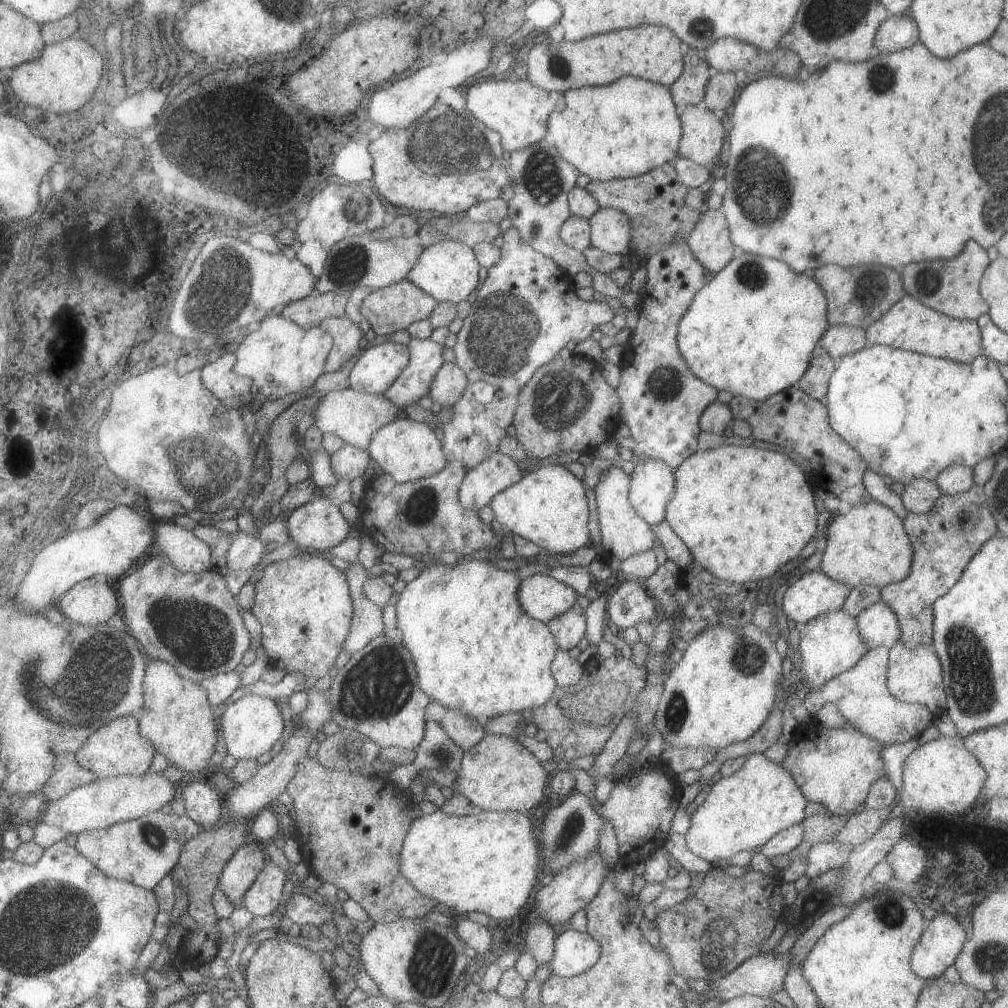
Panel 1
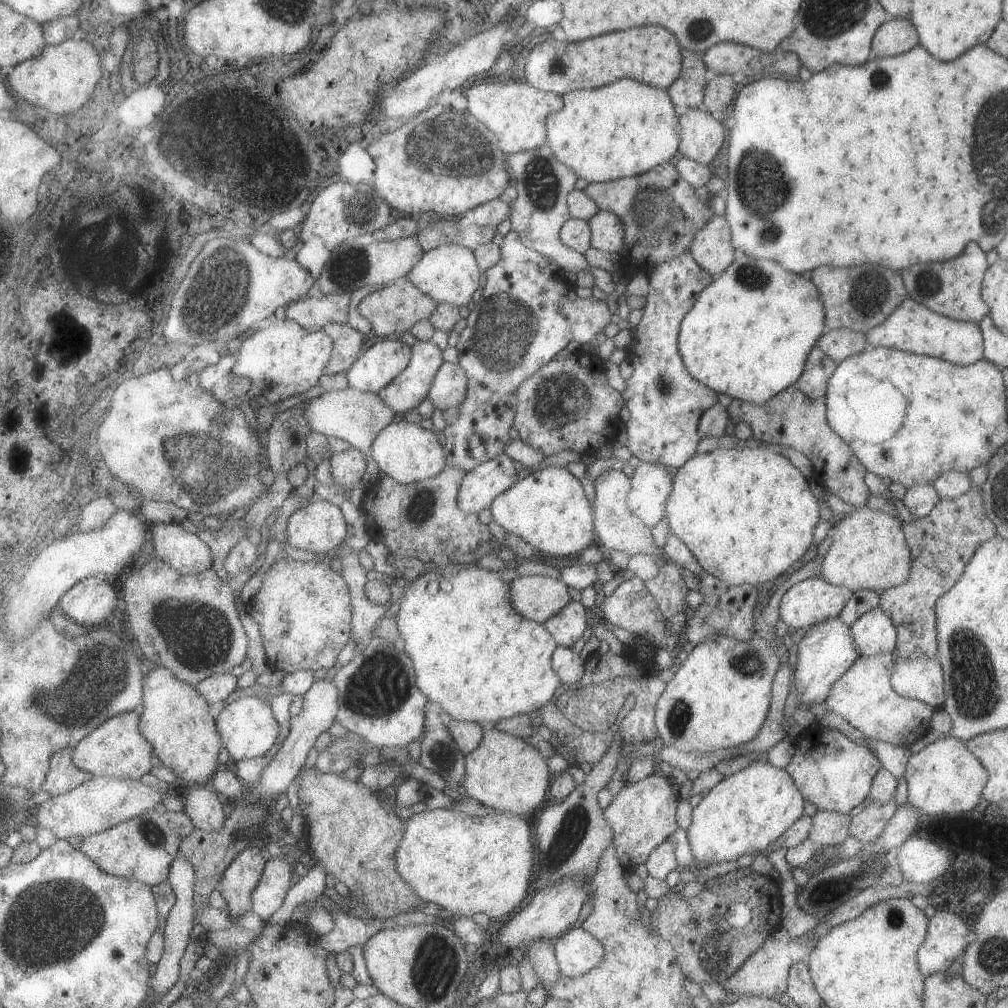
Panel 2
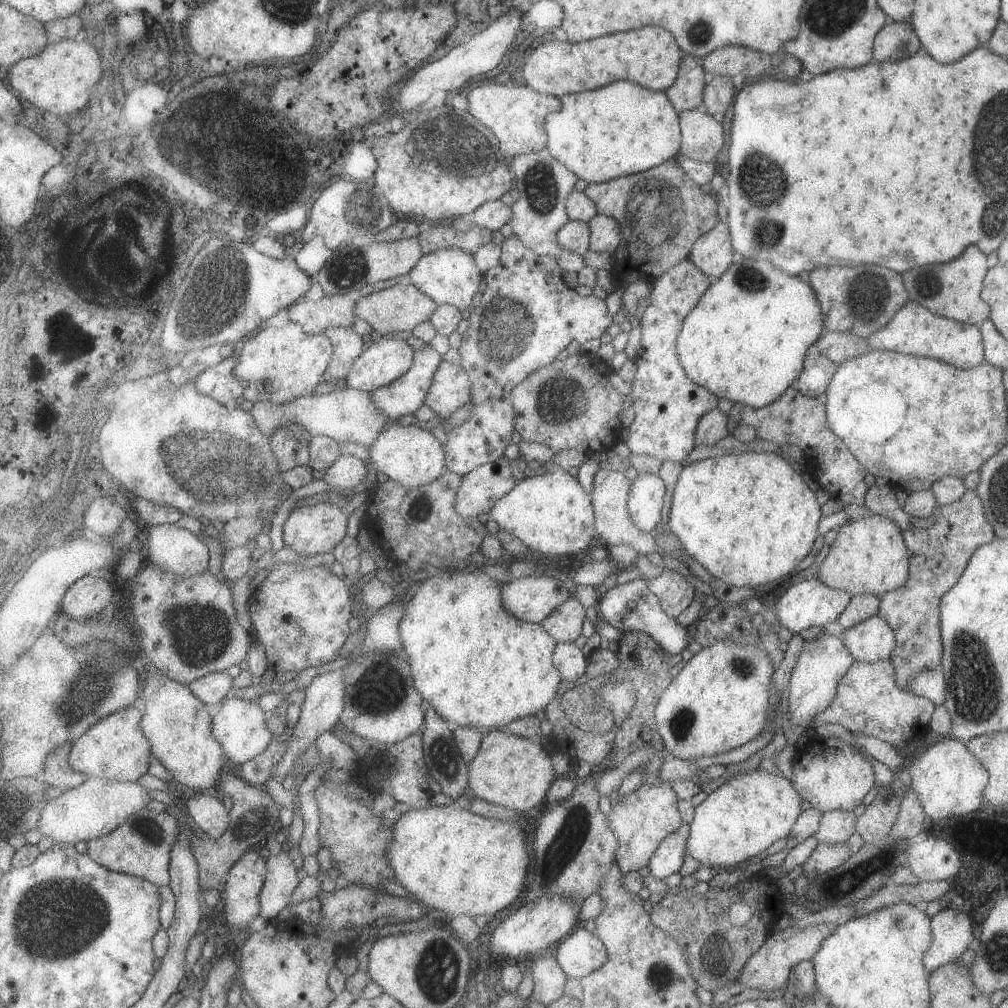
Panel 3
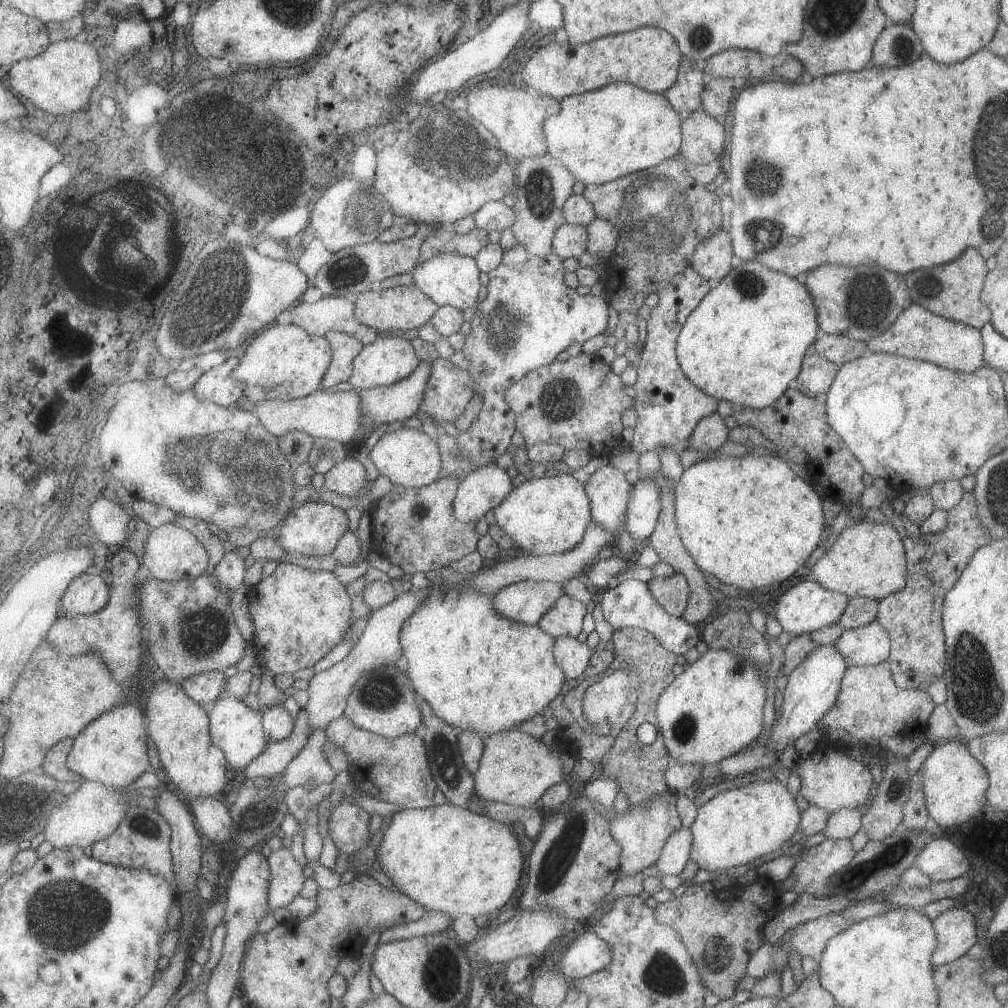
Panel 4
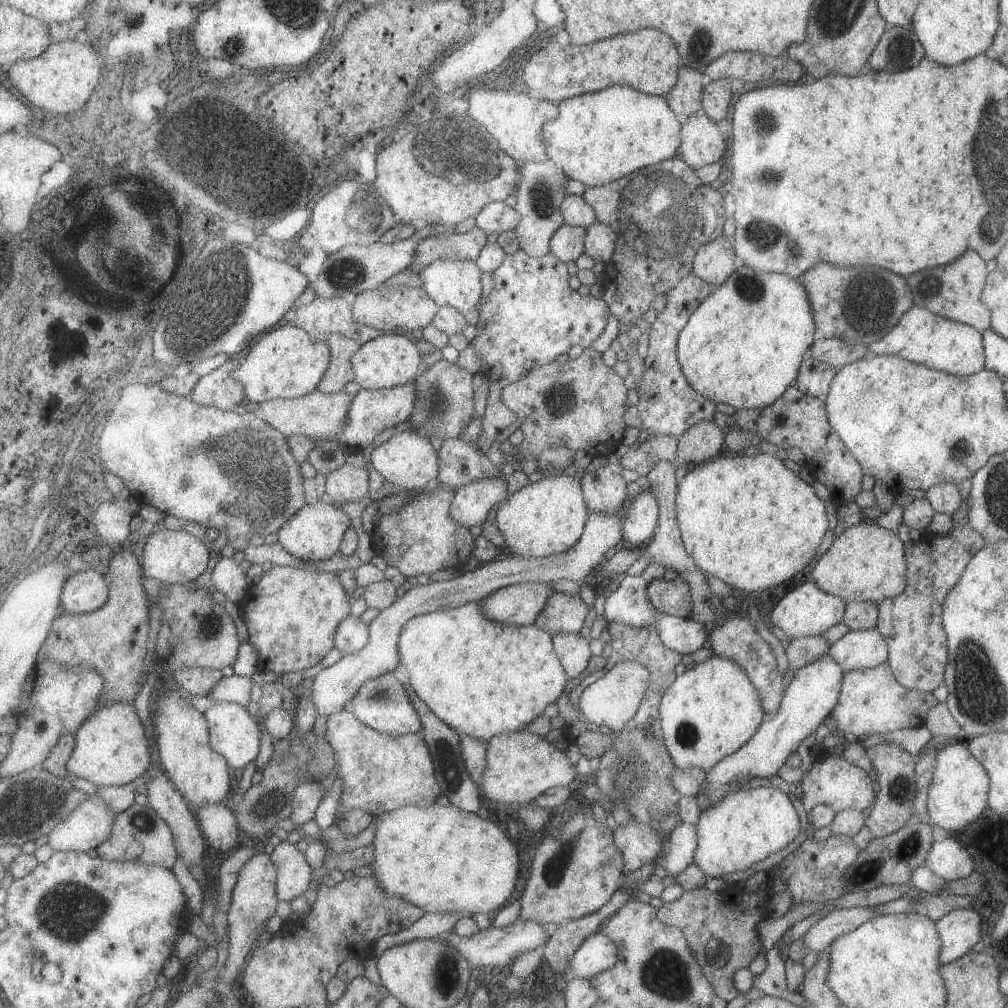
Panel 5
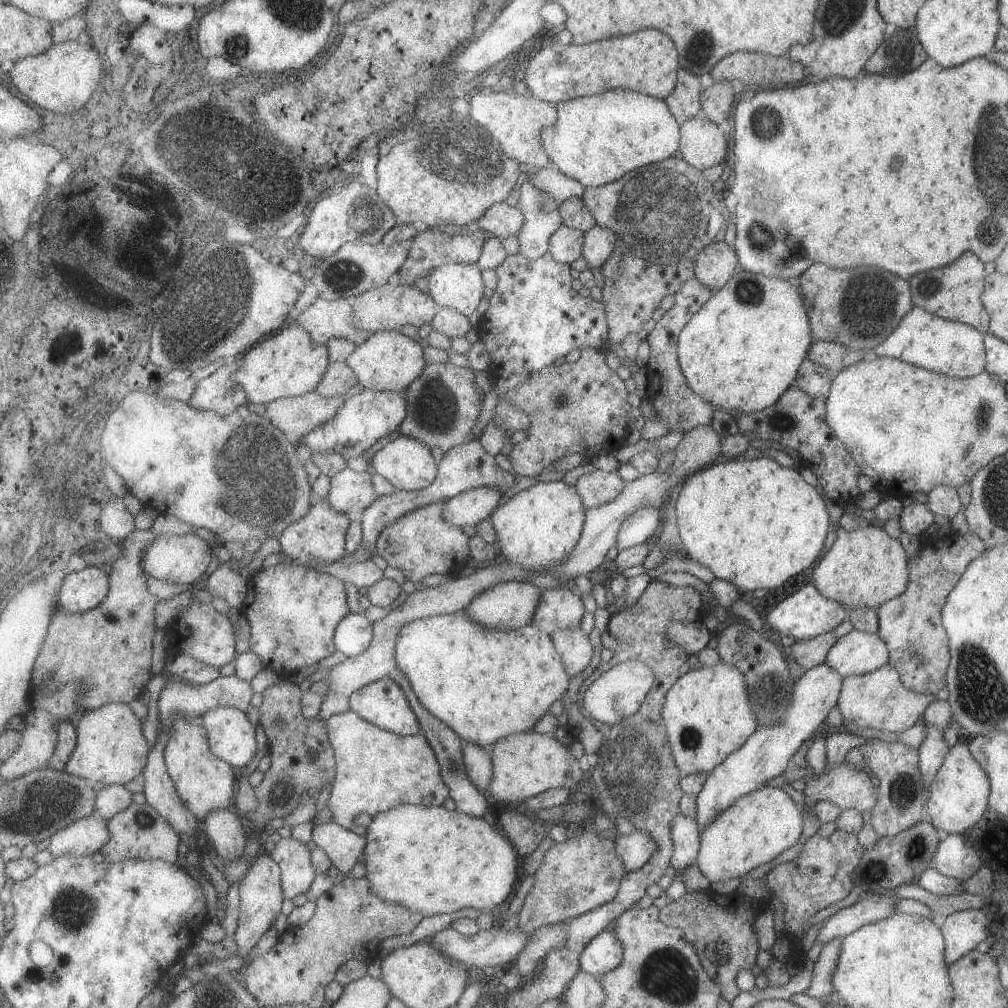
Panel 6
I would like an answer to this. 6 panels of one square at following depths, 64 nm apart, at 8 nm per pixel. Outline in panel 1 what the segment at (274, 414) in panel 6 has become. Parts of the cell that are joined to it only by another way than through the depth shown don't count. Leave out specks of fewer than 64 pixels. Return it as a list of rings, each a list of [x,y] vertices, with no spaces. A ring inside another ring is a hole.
[[[349,386],[347,389],[331,391],[323,396],[314,412],[314,425],[325,434],[337,435],[340,440],[369,451],[379,430],[402,414],[403,411],[384,394],[364,393]]]

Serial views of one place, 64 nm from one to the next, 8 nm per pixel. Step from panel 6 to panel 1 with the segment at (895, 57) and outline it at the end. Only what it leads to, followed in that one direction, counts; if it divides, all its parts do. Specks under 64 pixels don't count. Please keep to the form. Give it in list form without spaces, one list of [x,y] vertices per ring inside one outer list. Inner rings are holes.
[[[908,13],[890,15],[877,27],[874,47],[879,53],[892,53],[913,46],[917,42],[918,28]]]

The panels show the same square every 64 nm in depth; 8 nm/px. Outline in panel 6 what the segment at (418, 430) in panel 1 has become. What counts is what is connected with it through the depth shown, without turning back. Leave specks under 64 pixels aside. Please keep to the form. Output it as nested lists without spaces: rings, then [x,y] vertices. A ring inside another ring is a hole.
[[[400,435],[377,451],[373,458],[373,466],[396,490],[404,491],[418,491],[430,487],[436,481],[440,469],[431,454],[430,446],[405,435]]]

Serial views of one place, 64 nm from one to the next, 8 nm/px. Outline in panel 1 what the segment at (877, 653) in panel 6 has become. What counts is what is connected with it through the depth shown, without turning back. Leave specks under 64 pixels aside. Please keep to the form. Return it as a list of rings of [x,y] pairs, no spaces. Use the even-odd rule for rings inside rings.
[[[881,601],[863,609],[854,619],[858,637],[867,650],[881,645],[890,649],[900,638],[893,611]]]

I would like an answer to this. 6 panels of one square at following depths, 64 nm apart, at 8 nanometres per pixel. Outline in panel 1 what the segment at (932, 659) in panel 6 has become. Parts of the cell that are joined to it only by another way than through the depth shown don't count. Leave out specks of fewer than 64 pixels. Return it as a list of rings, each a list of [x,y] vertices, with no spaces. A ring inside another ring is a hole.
[[[971,485],[965,492],[954,495],[940,494],[931,510],[923,514],[907,513],[902,520],[903,528],[912,546],[912,563],[909,574],[898,583],[885,585],[880,589],[880,601],[893,611],[900,632],[899,640],[907,648],[932,644],[932,602],[945,594],[961,576],[970,558],[981,548],[981,545],[998,534],[998,528],[989,512],[984,488]]]

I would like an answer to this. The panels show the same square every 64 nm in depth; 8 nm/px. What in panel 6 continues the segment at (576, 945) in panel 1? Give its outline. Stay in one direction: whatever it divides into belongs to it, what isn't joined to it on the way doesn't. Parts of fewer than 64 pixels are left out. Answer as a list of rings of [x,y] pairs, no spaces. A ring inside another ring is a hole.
[[[607,928],[589,941],[581,957],[581,968],[589,974],[600,976],[615,969],[622,958],[622,942],[613,929]]]

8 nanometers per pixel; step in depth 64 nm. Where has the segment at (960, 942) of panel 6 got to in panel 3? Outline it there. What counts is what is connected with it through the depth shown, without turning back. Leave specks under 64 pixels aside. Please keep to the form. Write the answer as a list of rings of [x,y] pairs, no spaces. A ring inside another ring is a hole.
[[[941,909],[930,919],[932,941],[924,952],[922,963],[931,972],[957,959],[973,944],[971,918],[957,909]]]

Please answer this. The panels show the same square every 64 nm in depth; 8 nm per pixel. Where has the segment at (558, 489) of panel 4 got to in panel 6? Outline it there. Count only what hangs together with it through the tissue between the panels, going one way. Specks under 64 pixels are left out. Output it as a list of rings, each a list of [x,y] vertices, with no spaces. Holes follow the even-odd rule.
[[[560,480],[541,481],[516,495],[509,495],[490,518],[498,534],[497,552],[509,563],[521,563],[537,573],[558,567],[580,544],[586,528],[586,510],[576,485],[569,486]]]

